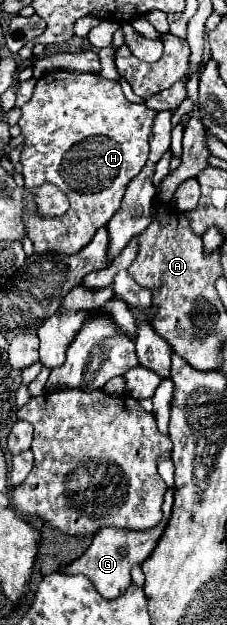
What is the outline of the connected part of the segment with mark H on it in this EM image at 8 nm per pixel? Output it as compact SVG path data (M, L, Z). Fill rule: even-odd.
M55 71L43 75L33 91L33 97L21 107L19 127L23 133L23 179L25 179L25 213L23 223L27 229L27 237L33 241L37 253L57 251L65 255L77 253L81 247L91 241L95 231L115 215L119 209L119 201L125 193L129 181L143 169L149 157L149 135L153 125L155 111L147 109L145 103L131 103L125 99L121 85L117 81L107 81L97 73L71 73L71 71ZM51 183L59 187L69 199L69 211L63 217L43 217L35 205L35 189L39 185Z

